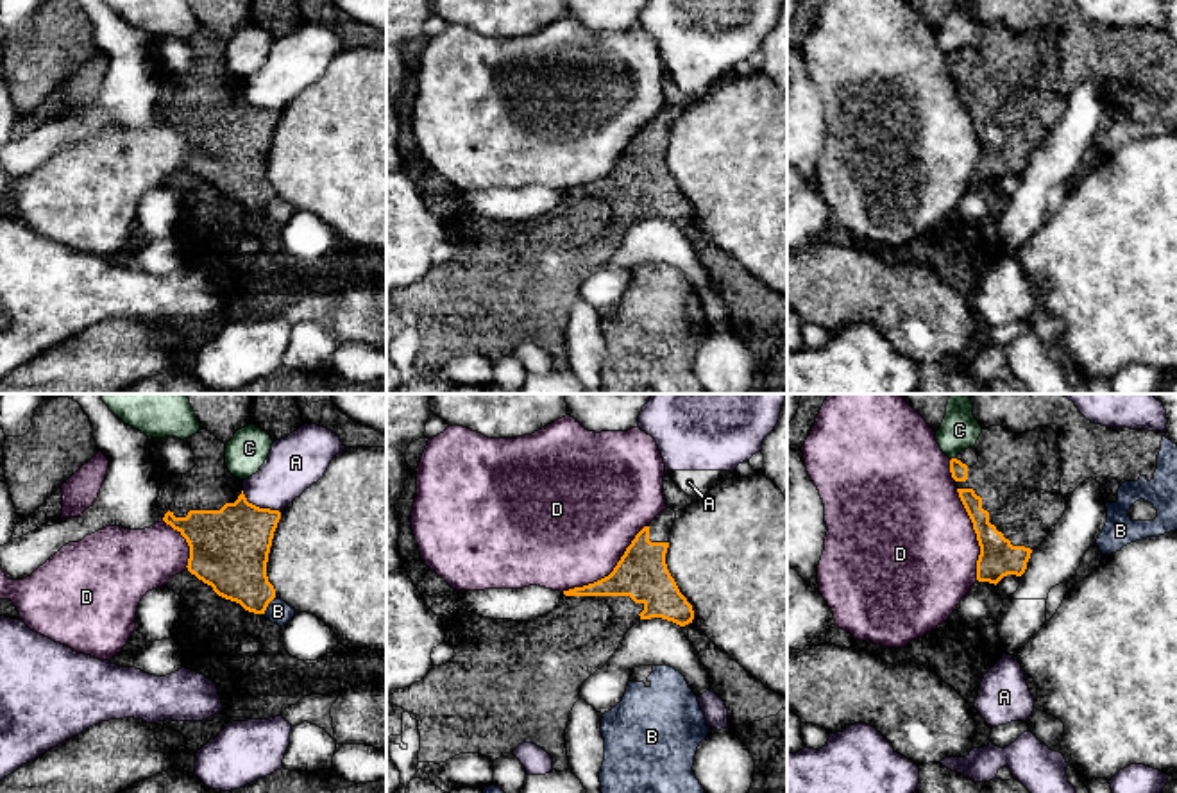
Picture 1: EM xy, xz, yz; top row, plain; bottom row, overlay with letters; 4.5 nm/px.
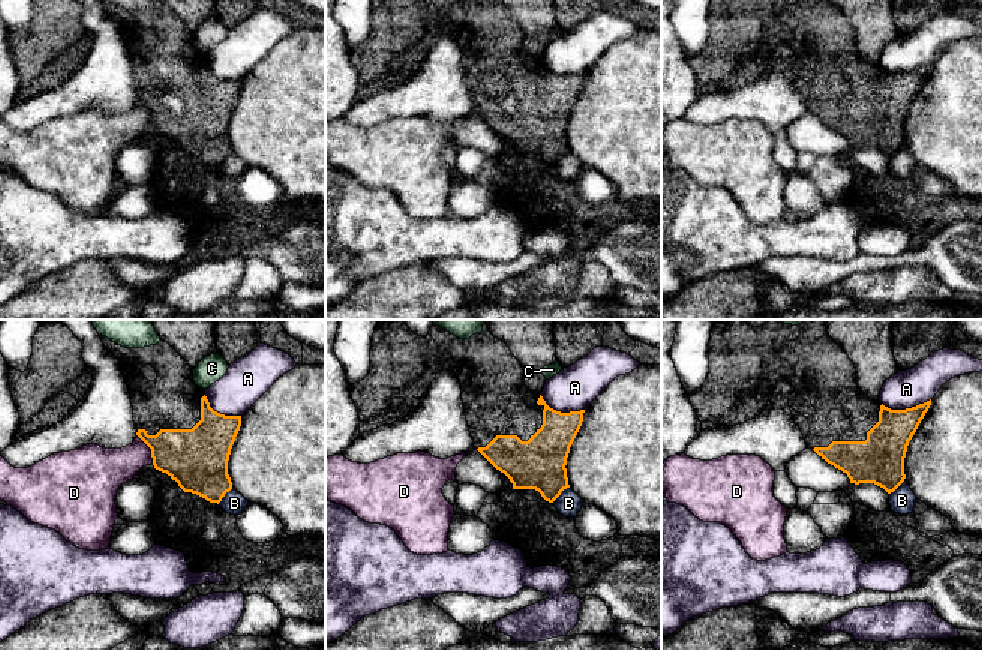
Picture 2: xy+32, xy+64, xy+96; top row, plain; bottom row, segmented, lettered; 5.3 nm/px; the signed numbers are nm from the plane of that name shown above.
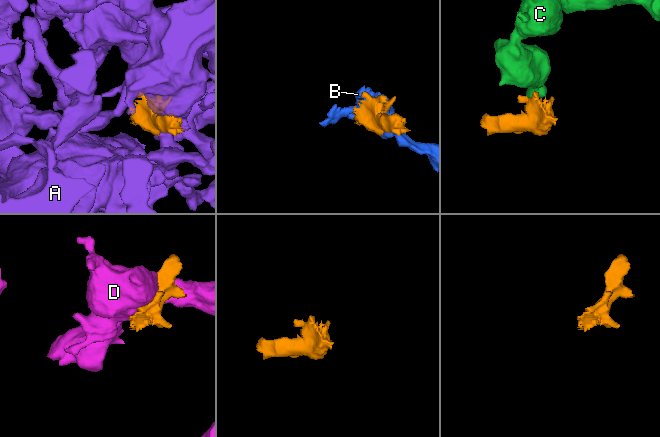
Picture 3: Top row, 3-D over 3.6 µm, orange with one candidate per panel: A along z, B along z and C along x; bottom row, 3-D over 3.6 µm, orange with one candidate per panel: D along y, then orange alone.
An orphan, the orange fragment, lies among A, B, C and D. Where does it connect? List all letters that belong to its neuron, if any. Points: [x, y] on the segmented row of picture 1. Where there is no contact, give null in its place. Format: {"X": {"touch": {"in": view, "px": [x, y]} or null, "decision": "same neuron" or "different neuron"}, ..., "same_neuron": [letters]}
{"A": {"touch": {"in": "xy", "px": [258, 507]}, "decision": "different neuron"}, "B": {"touch": {"in": "xy", "px": [267, 605]}, "decision": "different neuron"}, "C": {"touch": {"in": "yz", "px": [952, 459]}, "decision": "different neuron"}, "D": {"touch": {"in": "xz", "px": [610, 573]}, "decision": "different neuron"}, "same_neuron": []}

